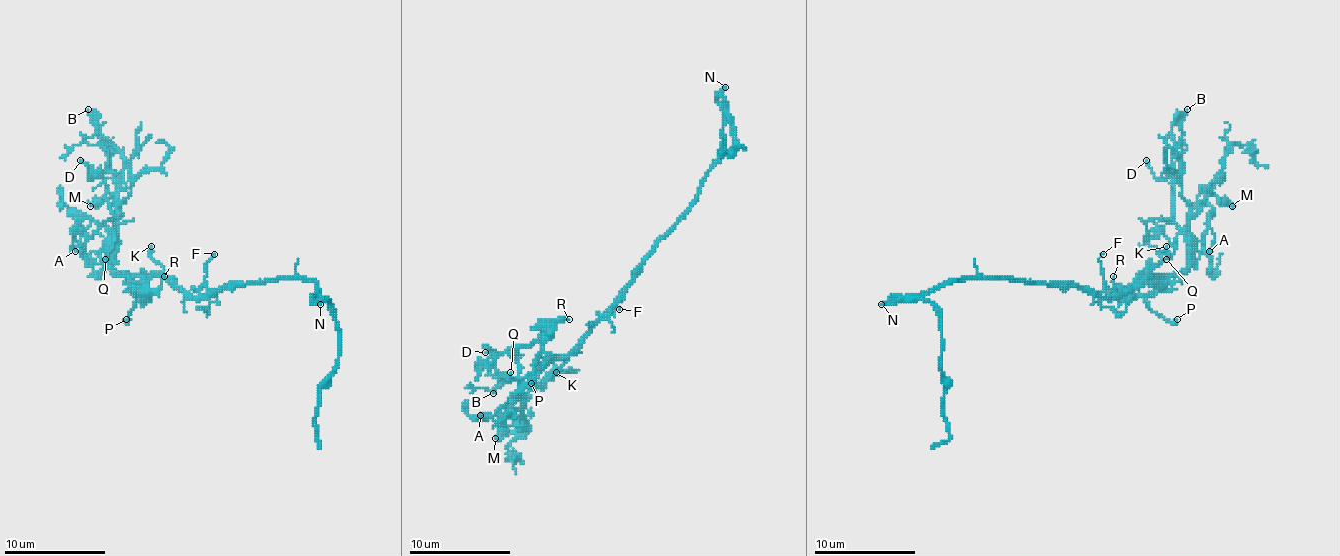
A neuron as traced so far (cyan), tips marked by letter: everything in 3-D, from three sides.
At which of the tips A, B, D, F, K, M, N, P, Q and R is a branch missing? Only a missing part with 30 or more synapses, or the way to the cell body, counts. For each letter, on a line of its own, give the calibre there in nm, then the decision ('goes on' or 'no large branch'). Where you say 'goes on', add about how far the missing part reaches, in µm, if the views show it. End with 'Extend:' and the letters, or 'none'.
A: calibre 110 nm; no large branch
B: calibre 220 nm; no large branch
D: calibre 150 nm; goes on; missing 90 µm
F: calibre 110 nm; no large branch
K: calibre 170 nm; no large branch
M: calibre 440 nm; no large branch
N: calibre 220 nm; goes on; missing 30 µm
P: calibre 240 nm; no large branch
Q: calibre 100 nm; no large branch
R: calibre 150 nm; no large branch
Extend: D, N

